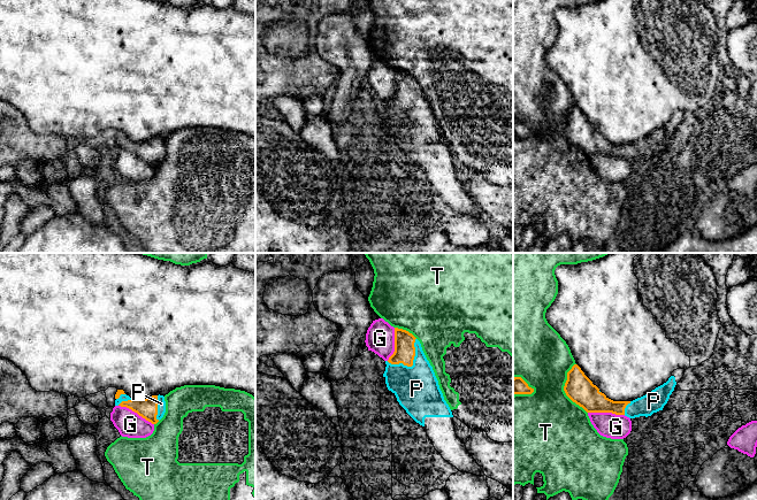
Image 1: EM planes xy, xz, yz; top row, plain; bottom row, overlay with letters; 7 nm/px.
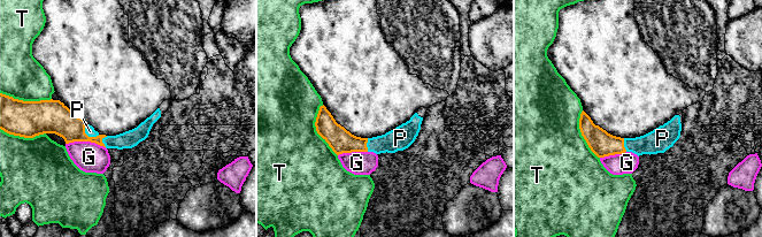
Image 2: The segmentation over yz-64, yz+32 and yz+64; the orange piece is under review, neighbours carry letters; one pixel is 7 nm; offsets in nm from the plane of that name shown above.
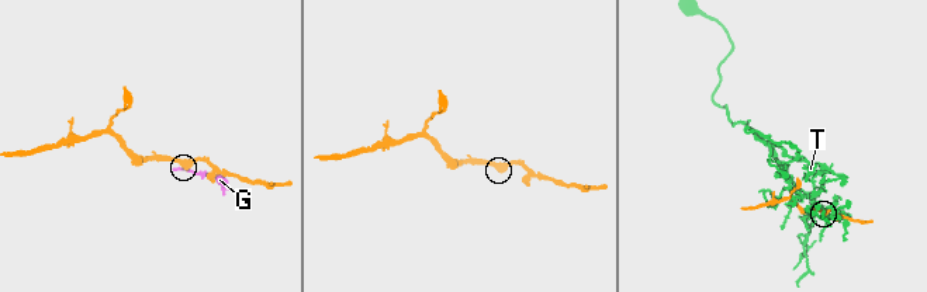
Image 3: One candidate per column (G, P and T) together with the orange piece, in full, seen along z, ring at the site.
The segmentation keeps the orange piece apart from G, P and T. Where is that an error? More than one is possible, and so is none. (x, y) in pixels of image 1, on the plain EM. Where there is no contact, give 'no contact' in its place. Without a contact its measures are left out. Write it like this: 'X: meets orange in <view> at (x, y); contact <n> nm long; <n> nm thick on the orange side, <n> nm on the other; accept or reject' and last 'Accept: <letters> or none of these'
G: meets orange in yz at (606, 154); contact 260 nm long; 190 nm thick on the orange side, 180 nm on the other; reject
P: meets orange in xz at (412, 107); contact 260 nm long; 150 nm thick on the orange side, 320 nm on the other; accept
T: meets orange in yz at (564, 132); contact 360 nm long; 190 nm thick on the orange side, 440 nm on the other; reject
Accept: P

